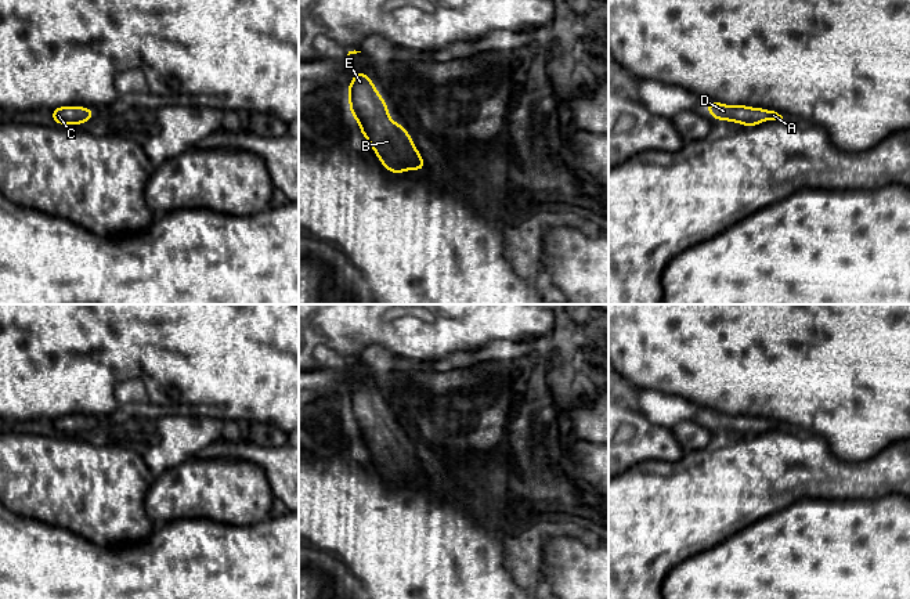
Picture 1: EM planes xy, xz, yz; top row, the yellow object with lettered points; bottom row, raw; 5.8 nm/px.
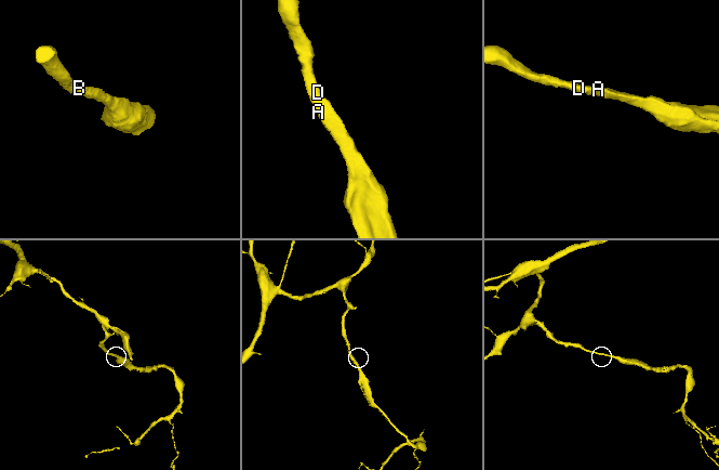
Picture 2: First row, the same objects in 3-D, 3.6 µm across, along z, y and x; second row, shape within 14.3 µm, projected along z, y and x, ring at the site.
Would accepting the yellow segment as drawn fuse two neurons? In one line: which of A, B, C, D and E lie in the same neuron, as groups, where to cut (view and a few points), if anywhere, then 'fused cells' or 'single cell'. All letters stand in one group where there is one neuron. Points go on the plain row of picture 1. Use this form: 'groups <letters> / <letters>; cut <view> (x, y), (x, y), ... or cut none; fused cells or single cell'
groups A B C D E; cut none; single cell

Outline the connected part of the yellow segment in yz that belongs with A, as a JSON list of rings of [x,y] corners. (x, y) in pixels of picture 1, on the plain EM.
[[[718,411],[707,412],[705,421],[714,430],[740,433],[744,437],[754,437],[762,432],[783,429],[774,421],[766,418],[752,418],[750,415],[725,415]]]

